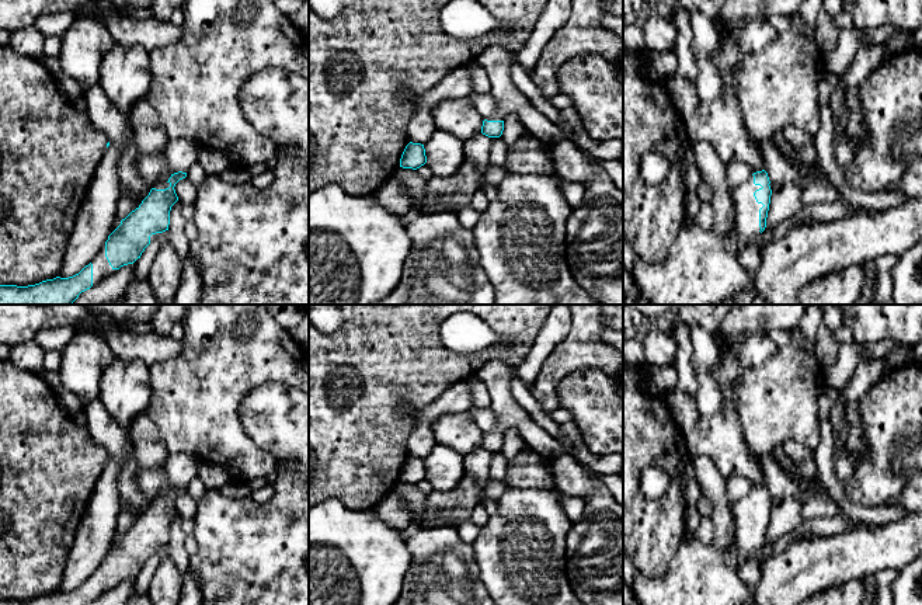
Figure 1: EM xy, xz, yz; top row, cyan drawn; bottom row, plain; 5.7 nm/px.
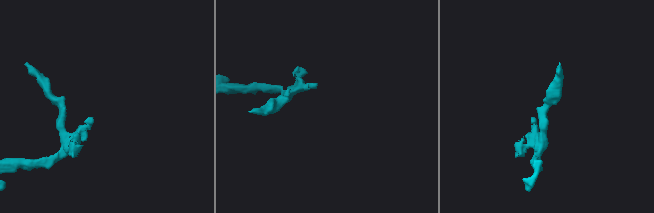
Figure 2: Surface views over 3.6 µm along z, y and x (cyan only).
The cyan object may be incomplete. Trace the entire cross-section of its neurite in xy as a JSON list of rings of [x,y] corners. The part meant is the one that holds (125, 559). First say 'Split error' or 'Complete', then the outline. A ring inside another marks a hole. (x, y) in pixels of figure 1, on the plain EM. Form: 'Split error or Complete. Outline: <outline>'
Split error. Outline: [[[182,486],[171,488],[167,497],[156,498],[125,533],[115,533],[108,554],[79,588],[28,601],[0,599],[0,605],[87,605],[121,581],[136,578],[145,563],[168,545],[170,525],[178,515],[174,501],[185,491]]]

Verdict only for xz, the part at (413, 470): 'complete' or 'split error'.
complete

